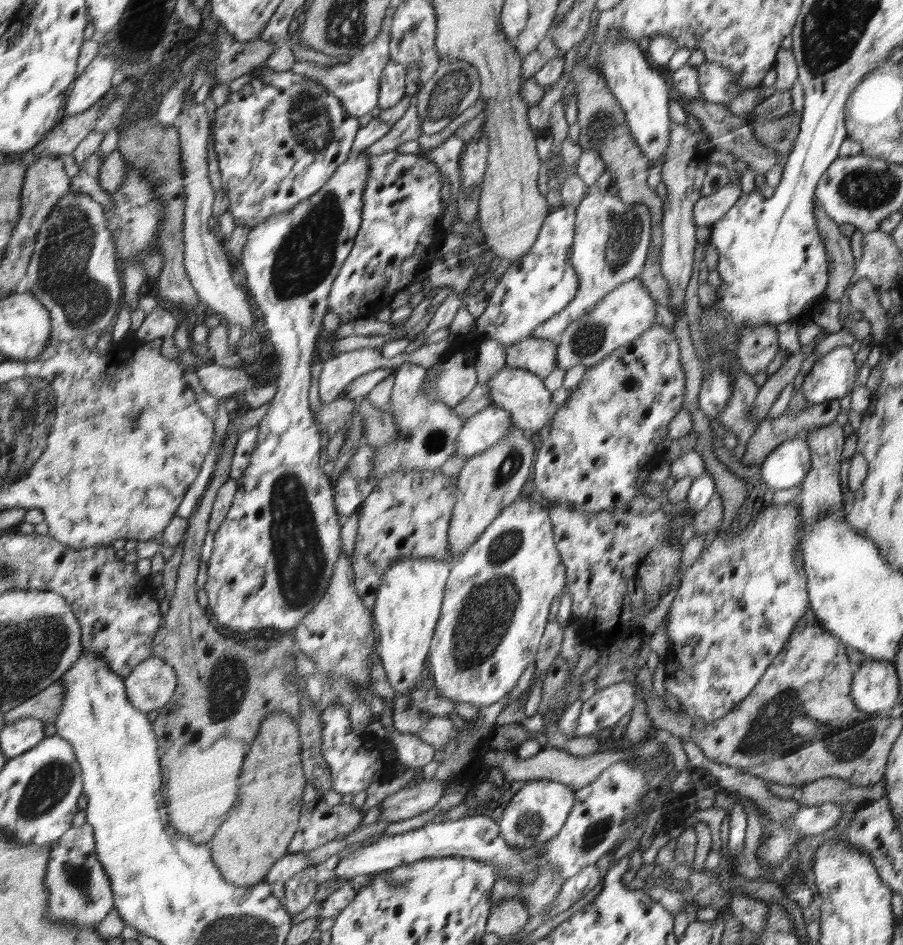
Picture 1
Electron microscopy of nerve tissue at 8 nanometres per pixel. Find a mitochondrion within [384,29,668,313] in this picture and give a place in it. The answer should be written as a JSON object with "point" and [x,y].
{"point":[626,226]}

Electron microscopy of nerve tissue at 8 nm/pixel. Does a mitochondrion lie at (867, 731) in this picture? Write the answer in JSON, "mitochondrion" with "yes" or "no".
{"mitochondrion":"yes"}

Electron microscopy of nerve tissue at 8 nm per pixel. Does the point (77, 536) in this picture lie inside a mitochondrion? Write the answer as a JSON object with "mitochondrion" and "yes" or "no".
{"mitochondrion":"no"}

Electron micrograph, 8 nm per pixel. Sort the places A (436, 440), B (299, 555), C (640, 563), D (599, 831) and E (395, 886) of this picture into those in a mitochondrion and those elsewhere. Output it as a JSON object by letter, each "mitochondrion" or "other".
{"A":"mitochondrion","B":"mitochondrion","C":"other","D":"mitochondrion","E":"mitochondrion"}

